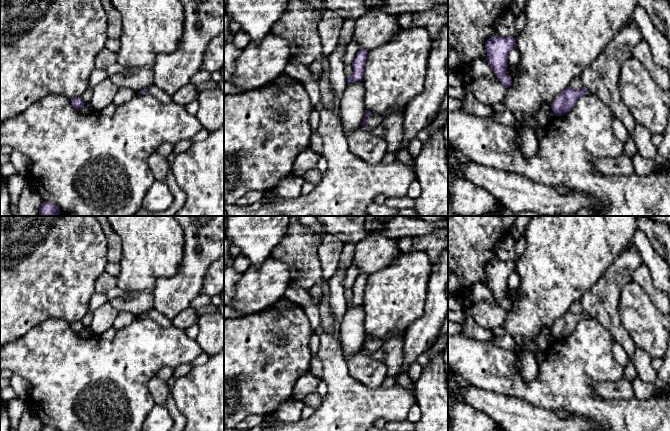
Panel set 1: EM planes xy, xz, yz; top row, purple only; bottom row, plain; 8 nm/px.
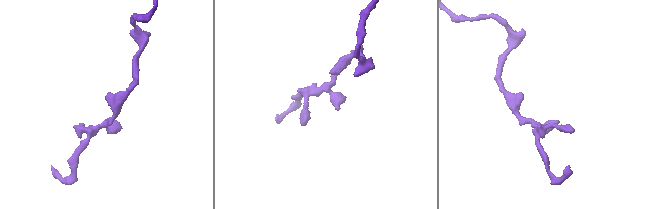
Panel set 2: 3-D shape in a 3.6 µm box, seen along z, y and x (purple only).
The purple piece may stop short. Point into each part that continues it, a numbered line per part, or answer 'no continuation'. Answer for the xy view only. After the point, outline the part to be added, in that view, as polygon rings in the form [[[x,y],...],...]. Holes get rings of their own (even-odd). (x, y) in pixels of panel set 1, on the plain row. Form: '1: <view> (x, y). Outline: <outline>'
1: xy (153, 314). Outline: [[[152,309],[146,312],[146,318],[150,318],[164,328],[168,328],[172,325],[172,320],[168,319],[159,311]]]

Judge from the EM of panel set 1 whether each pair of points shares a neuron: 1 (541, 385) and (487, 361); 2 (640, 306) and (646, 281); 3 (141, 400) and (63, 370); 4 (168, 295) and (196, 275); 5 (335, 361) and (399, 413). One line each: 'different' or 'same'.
1: same
2: different
3: same
4: same
5: same

